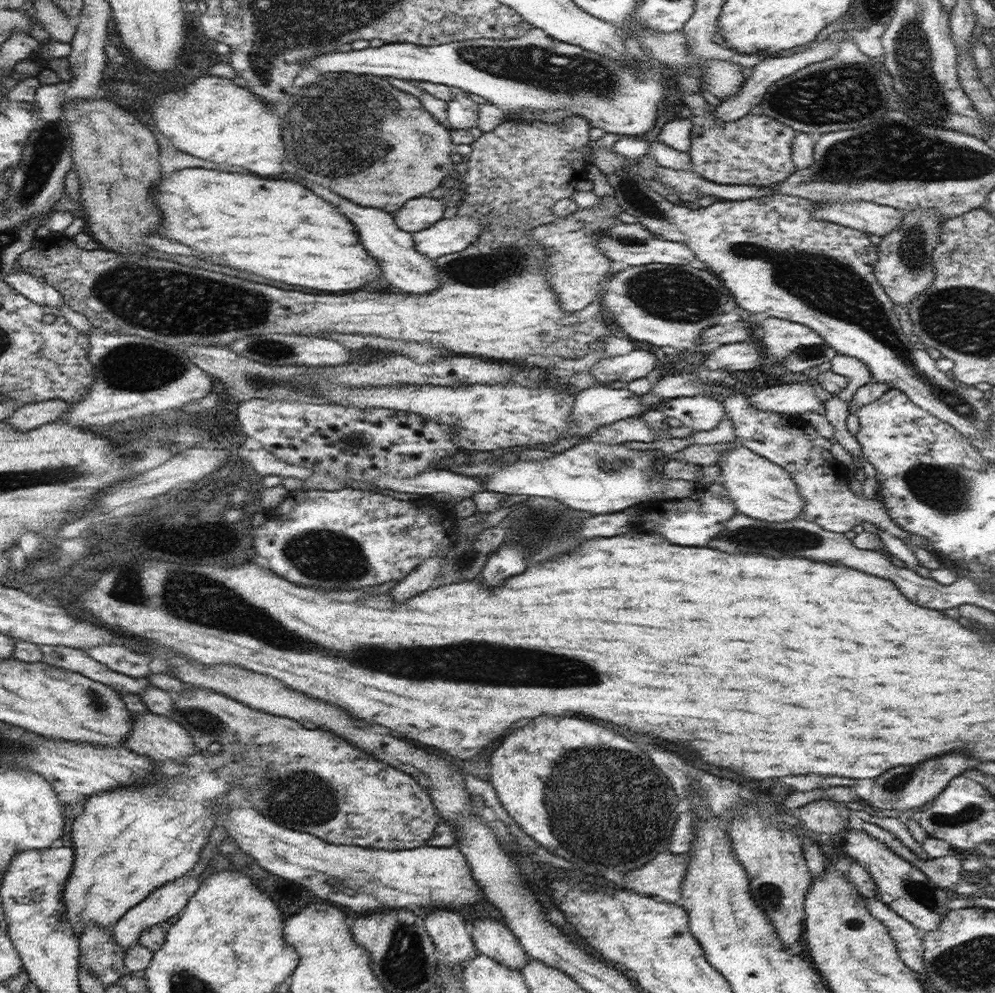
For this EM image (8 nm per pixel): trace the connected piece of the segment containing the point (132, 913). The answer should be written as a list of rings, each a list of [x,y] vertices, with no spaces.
[[[188,873],[174,882],[167,882],[164,886],[159,886],[151,892],[140,904],[133,906],[118,922],[114,924],[113,933],[116,942],[121,945],[121,949],[126,951],[131,946],[139,942],[140,935],[145,930],[149,930],[153,926],[160,925],[164,921],[173,921],[176,914],[186,906],[188,900],[194,896],[194,892],[198,890],[202,882],[198,882],[198,878],[190,876]]]

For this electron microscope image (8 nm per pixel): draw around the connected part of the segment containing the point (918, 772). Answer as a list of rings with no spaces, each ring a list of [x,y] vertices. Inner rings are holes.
[[[958,750],[940,758],[932,758],[930,762],[922,762],[922,766],[898,766],[876,778],[868,802],[870,806],[876,806],[876,809],[894,809],[900,812],[926,806],[948,786],[950,780],[962,774],[962,770],[968,770],[970,762],[972,758],[966,752],[962,756],[962,752]]]

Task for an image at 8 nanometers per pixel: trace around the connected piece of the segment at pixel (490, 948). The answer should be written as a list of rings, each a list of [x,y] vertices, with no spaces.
[[[494,917],[480,918],[469,926],[469,931],[478,953],[516,970],[526,966],[529,958],[506,924],[500,923]]]

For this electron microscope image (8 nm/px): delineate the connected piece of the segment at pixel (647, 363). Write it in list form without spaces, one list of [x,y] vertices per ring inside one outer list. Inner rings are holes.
[[[633,349],[624,356],[606,357],[591,368],[598,383],[608,385],[614,380],[632,382],[637,378],[650,378],[652,370],[658,368],[658,358],[652,352]]]

